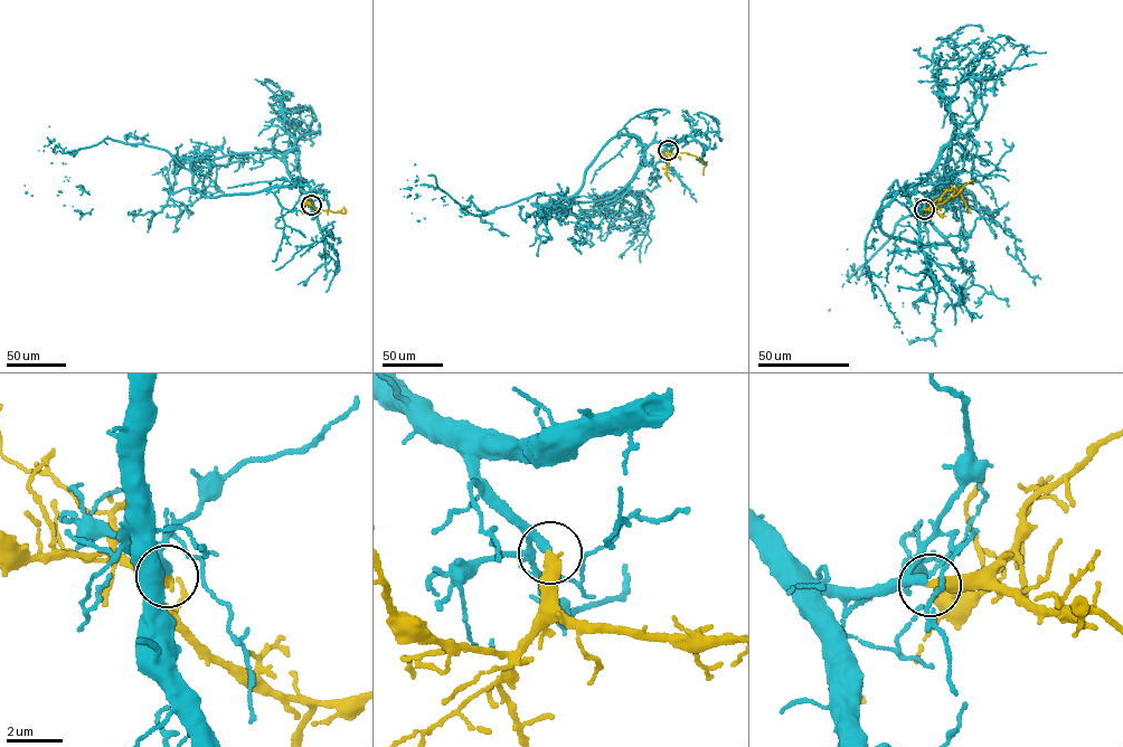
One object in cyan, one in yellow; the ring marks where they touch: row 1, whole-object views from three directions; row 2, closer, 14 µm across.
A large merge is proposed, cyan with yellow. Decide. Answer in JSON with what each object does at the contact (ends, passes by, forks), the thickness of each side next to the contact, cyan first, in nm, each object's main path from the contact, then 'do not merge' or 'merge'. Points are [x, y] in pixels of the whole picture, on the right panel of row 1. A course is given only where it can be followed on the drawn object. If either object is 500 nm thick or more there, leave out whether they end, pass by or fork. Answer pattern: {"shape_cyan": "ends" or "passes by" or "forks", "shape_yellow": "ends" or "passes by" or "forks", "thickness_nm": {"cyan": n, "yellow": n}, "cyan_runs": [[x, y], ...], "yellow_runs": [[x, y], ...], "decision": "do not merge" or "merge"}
{"shape_cyan": "passes by", "shape_yellow": "ends", "thickness_nm": {"cyan": 240, "yellow": 400}, "cyan_runs": [[924, 209], [906, 187], [877, 223], [943, 244], [918, 202], [855, 273], [933, 303], [933, 337], [906, 339]], "yellow_runs": [[924, 209], [934, 211], [939, 204], [973, 180]], "decision": "merge"}

